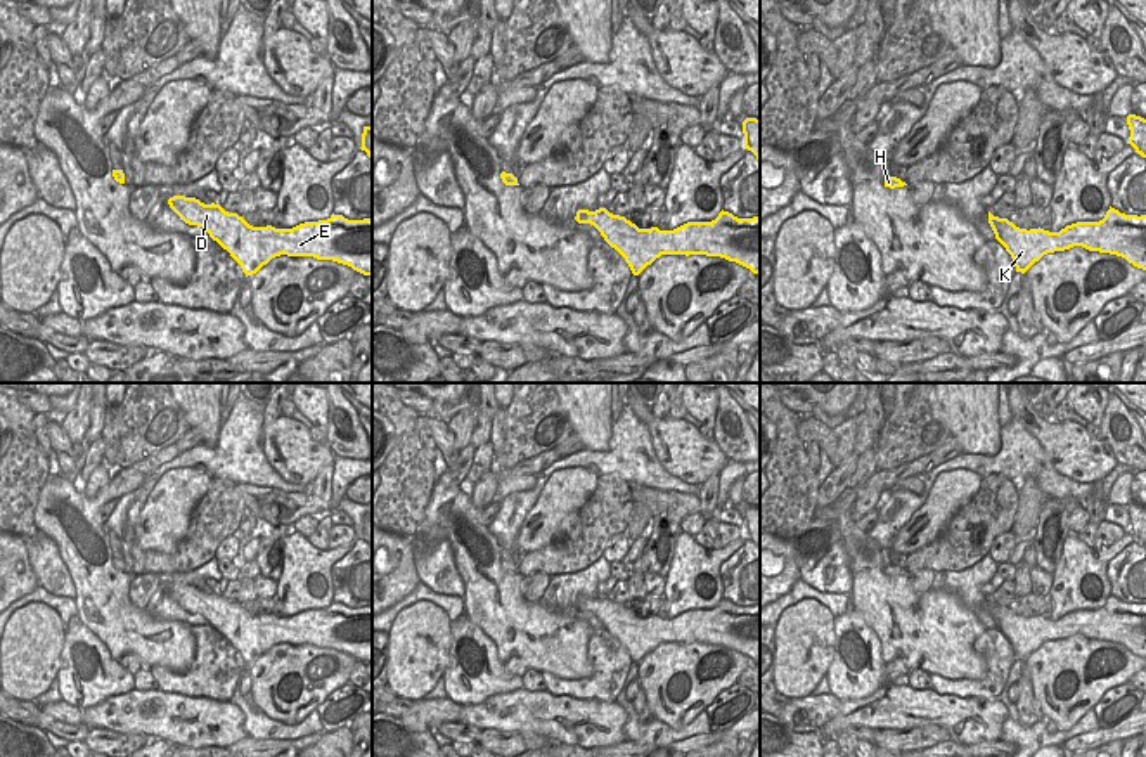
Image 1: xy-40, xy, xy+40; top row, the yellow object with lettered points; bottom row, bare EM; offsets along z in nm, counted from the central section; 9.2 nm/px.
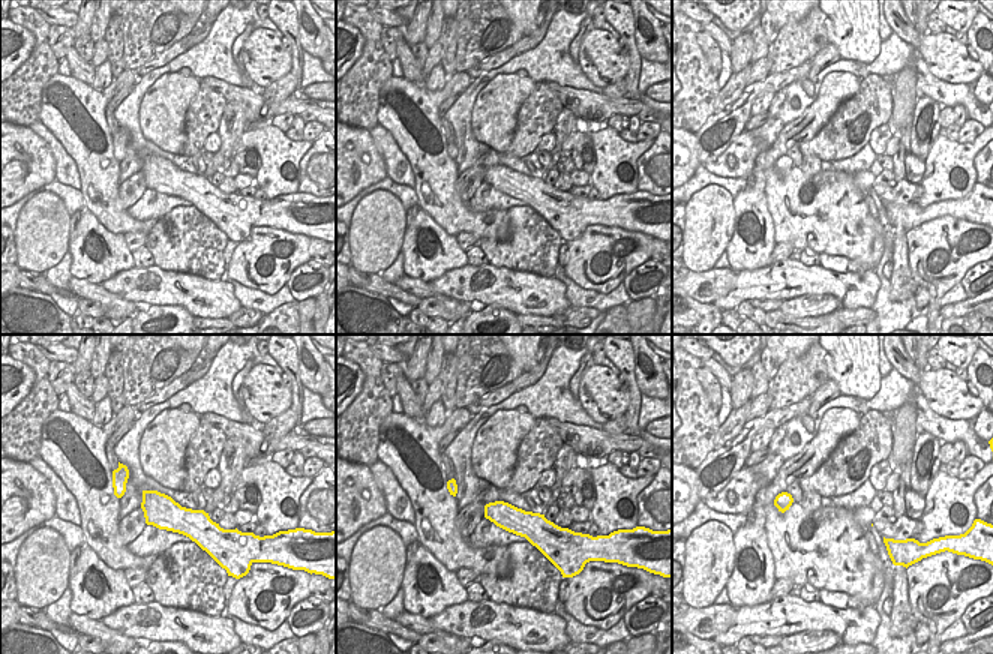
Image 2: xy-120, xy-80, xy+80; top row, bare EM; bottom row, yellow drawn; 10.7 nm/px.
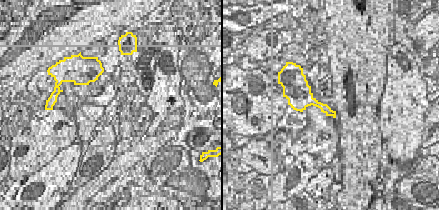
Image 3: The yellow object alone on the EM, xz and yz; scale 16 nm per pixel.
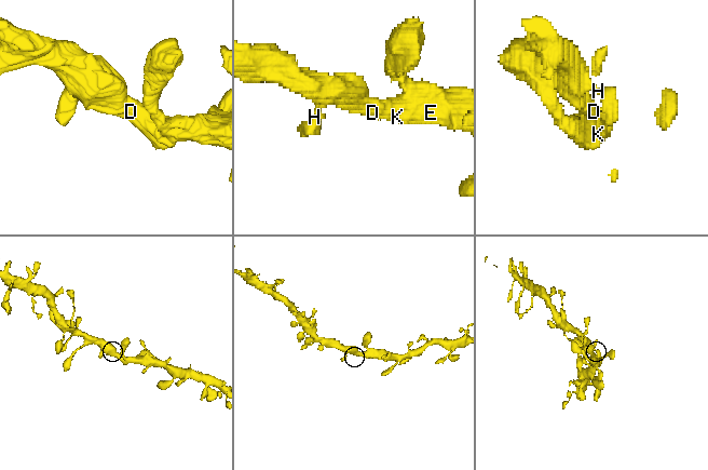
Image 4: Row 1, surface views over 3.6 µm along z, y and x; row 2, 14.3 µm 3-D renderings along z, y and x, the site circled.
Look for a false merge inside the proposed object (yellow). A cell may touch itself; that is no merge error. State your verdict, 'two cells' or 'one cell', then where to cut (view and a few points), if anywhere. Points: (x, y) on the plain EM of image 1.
one cell | no cut

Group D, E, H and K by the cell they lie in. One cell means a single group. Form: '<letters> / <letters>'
D E H K

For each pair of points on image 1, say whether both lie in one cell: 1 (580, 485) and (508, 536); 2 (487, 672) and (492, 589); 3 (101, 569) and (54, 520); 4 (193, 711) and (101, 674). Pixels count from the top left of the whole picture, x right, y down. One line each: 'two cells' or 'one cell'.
1: two cells
2: two cells
3: one cell
4: two cells

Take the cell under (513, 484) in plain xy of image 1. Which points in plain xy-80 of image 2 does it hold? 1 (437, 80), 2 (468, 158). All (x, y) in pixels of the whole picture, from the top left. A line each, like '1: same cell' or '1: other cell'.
1: other cell
2: other cell

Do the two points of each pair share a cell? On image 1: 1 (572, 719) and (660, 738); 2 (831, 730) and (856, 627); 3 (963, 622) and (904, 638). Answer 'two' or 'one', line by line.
1: two
2: two
3: one

